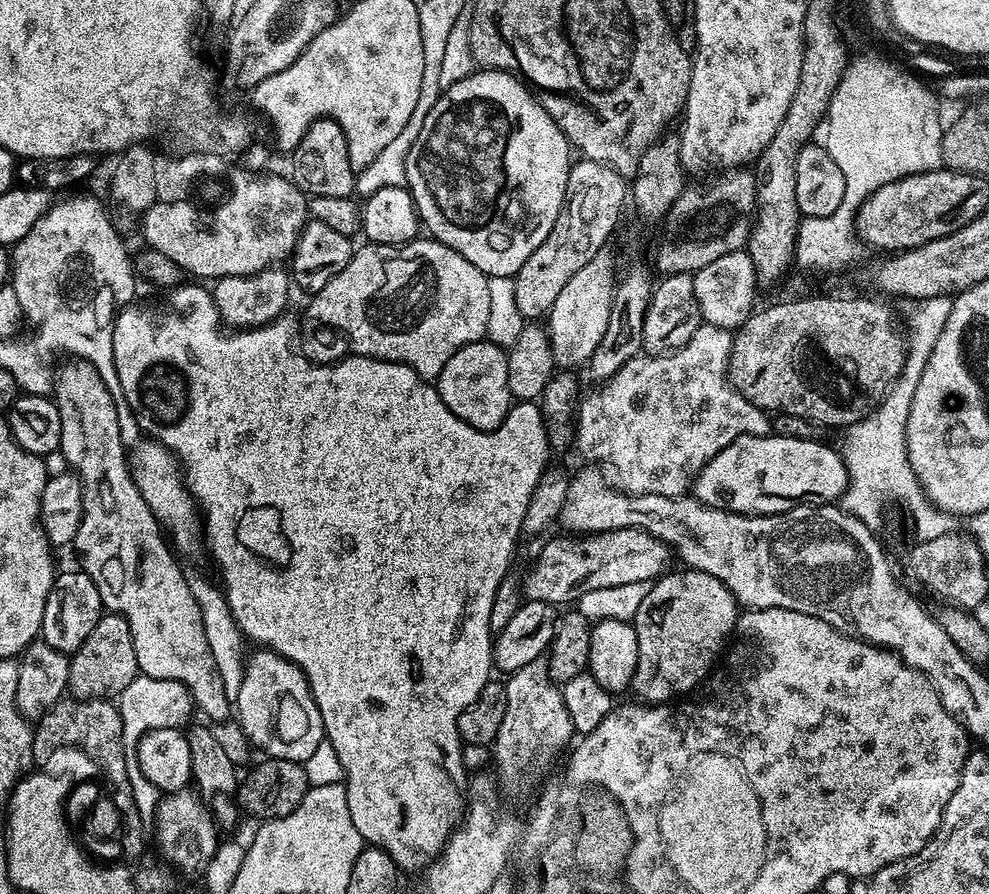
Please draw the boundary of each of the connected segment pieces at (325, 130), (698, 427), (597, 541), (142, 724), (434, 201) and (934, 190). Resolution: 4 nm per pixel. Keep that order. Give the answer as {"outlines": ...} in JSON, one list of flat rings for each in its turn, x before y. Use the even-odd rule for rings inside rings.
{"outlines":[[[329,116,317,118,310,122,310,126,296,141,295,148,291,149,292,172,290,179,298,185,309,197,325,196,326,198,342,198,352,196,356,186,356,173,350,166,350,154,346,146,346,134,338,122,334,122]],[[697,323,696,329,687,333,686,339,679,348,663,354,641,354,630,358,609,380,603,381,601,392,592,392,583,397,578,404,578,415,574,420,574,444,580,447,584,456,589,456,589,461,599,462,601,465,609,464,616,471,615,483,626,493,634,495,664,495,682,496,689,491,690,481,694,473,703,465,704,461,714,453,720,452,732,440,740,436,766,436,770,432,770,416,764,409,754,406,742,394,732,389,727,380,728,354,732,349,733,333,726,328,719,328,713,324]],[[642,529,561,535,541,546,528,578,523,579,522,592,527,599,553,606,568,606,571,600,572,603,579,601,586,590,602,590,602,586,624,586,626,582,652,582,669,567,668,545]],[[138,674,132,679,130,686,126,686,126,690,120,692,118,707,122,718,124,757,126,758,126,774,130,782,130,790,134,794,134,802,140,815,141,825,148,826,153,823,156,805,160,802,162,793,160,789,154,787,148,781,146,774,142,774,142,770,138,766,136,744,145,733,154,728,183,729,193,719,193,717,191,718,192,712,194,713,192,696,188,693,188,687,182,682,174,682,166,678,150,678,149,676]],[[473,70,468,76,447,85,434,102,434,106,430,106,422,122,422,130,418,130,418,138,414,138,414,146,410,146,410,154,406,154,406,187,416,204,416,214,420,218,421,225,426,232,428,228,427,235,433,240,450,246,450,250,462,254,466,262,478,266,478,270,482,270,487,277,515,277,526,262,526,258,530,258,530,254,534,254,534,250,538,250,538,246,546,242,546,234,550,234,558,214,564,209,564,195,570,167,570,159,568,160,570,145,565,129,563,127,560,129,556,125,556,120,557,117,538,102,527,83,510,72]],[[941,170,938,172,919,172,917,176,903,176,890,182,865,198,855,213,855,229,865,245,885,248,888,254,907,252,910,248,920,248,926,242,948,236,962,223,960,211,972,200,973,177,966,172]]]}

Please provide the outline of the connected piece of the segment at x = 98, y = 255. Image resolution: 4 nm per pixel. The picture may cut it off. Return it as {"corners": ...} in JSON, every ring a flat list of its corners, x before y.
{"corners":[[72,196,69,200,60,200,51,205,48,211,42,214,42,218,38,218,38,222,34,222,34,226,30,230,30,234,26,234,26,238,22,238,16,243,10,252,10,287,14,290,14,294,18,294,18,302,20,303,20,311,25,317,28,316,34,323,40,327,40,333,36,336,36,344,40,348,62,348,66,352,72,352,75,357,84,359,88,363,94,365,98,370,98,374,109,388,119,389,118,374,114,366,114,342,112,341,112,323,116,320,116,313,121,306,128,306,133,303,132,295,136,292,136,284,138,285,138,277,134,271,133,261,130,259,130,252,124,249,124,244,120,241,120,236,116,233,117,225,114,223,113,217,110,215,109,209,99,204,92,196]]}

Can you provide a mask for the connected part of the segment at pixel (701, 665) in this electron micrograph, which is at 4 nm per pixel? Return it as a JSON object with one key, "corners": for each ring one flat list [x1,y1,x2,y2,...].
{"corners":[[697,568,683,571,669,571,661,575,649,587,646,598,642,598,642,606,638,606,636,617,630,622,638,638,638,662,630,688,640,695,637,697,641,701,651,705,675,701,688,694,683,692,690,691,692,687,693,691,717,663,726,641,733,635,736,626,738,605,732,591,721,580,714,578,714,574,699,572]]}

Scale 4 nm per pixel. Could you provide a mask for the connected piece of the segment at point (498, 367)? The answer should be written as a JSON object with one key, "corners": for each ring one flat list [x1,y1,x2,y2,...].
{"corners":[[475,340,459,348,450,362,442,366,440,375,434,381,436,391,449,410,462,418,462,422,485,430,497,428,514,403,510,386,507,385,507,360,505,349,491,340]]}

